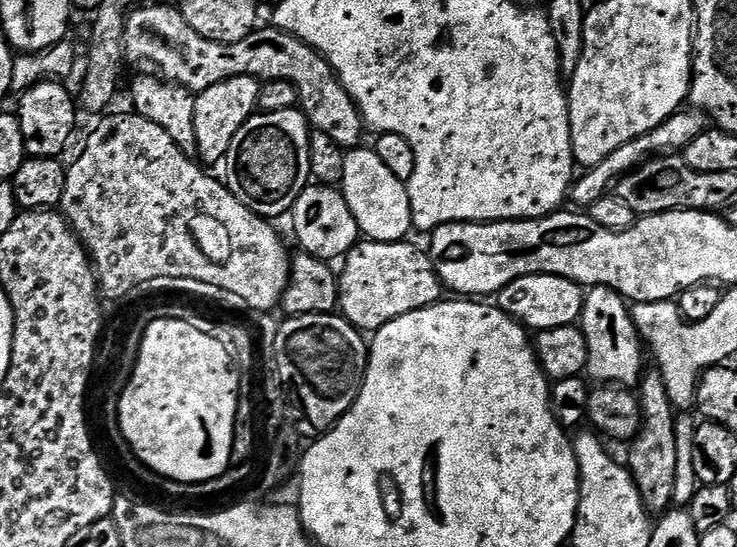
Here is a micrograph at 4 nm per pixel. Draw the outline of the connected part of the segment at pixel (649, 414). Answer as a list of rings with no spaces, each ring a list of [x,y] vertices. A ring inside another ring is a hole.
[[[648,370],[641,375],[638,399],[640,433],[627,445],[626,467],[632,473],[633,482],[638,486],[638,494],[642,498],[644,508],[650,514],[663,514],[673,507],[676,475],[680,472],[680,444],[676,441],[678,412],[672,407],[670,394],[666,394],[666,382],[662,382],[662,374],[658,370]]]

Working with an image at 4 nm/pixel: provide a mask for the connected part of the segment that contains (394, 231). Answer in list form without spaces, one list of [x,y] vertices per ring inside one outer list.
[[[357,146],[344,157],[342,191],[361,233],[369,240],[398,242],[413,231],[410,198],[405,181],[394,178],[371,147]]]

